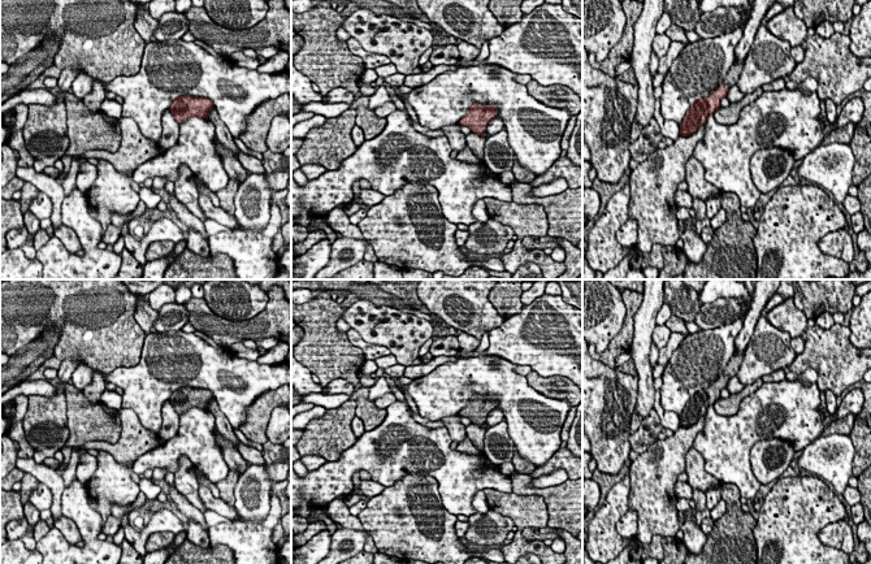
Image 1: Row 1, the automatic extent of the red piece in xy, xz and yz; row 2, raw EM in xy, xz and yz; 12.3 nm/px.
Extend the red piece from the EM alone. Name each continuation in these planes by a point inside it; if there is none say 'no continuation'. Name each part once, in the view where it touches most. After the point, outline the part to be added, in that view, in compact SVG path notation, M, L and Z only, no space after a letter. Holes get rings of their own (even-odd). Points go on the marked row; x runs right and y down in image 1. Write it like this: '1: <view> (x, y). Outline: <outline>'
1: yz (733, 74). Outline: M744 61L734 62L729 71L727 73L725 78L723 79L725 88L731 88L733 84L737 84L737 79L744 68Z

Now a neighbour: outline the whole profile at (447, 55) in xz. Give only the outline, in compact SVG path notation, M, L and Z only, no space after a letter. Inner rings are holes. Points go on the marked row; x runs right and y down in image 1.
M447 44L447 45L434 47L429 61L433 64L433 66L437 65L454 66L459 62L459 57L460 55L458 45Z

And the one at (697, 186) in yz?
M694 156L685 162L685 170L685 182L692 196L706 201L708 198L720 195L719 190L705 179L703 165Z

